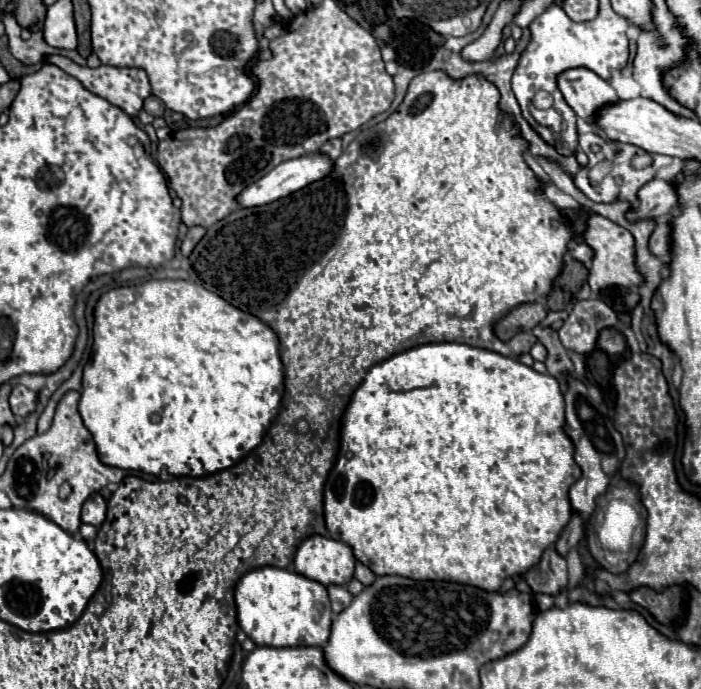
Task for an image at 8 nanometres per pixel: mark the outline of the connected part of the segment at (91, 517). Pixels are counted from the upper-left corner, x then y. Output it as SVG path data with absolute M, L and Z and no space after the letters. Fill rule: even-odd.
M94 493L82 505L82 523L100 527L106 519L106 499L100 493Z

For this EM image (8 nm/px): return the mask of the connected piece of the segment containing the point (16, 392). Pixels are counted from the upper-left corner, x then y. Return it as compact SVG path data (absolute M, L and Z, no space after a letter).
M16 385L10 393L10 407L12 407L12 413L18 415L18 417L26 417L30 415L38 405L38 393L30 391L28 387L24 385Z

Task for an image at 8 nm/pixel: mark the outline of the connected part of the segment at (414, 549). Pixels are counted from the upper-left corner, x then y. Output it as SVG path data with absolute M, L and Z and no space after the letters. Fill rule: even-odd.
M426 343L426 345L418 345L418 347L412 347L412 349L406 349L402 353L396 353L392 355L390 359L374 365L362 379L360 387L352 393L350 397L350 403L342 415L342 425L340 425L340 433L338 433L338 439L340 439L340 449L338 449L338 455L336 455L336 461L328 473L328 479L326 479L326 527L328 527L328 533L330 537L338 539L338 541L344 541L348 543L352 549L354 549L354 557L364 563L368 569L372 569L378 577L380 575L402 575L402 577L410 577L410 579L416 579L416 581L454 581L454 583L464 583L464 585L474 585L478 589L484 589L484 591L498 591L502 581L506 577L514 577L518 573L524 573L528 571L530 567L534 567L544 549L550 547L552 543L556 543L562 527L570 521L570 515L572 515L572 505L570 505L570 497L568 497L568 489L574 481L578 481L578 477L582 475L580 473L580 467L576 465L574 461L574 445L572 441L566 437L564 429L564 397L560 393L560 385L554 377L550 375L540 375L536 373L532 367L526 367L522 365L520 361L516 359L510 359L510 357L504 357L504 355L498 355L494 351L486 351L486 349L478 349L478 347L470 347L470 345L464 345L464 343Z

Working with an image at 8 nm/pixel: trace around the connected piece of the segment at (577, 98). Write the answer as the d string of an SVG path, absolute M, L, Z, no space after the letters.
M576 67L576 69L568 69L568 71L560 73L558 75L558 89L562 91L566 103L574 109L574 113L588 123L594 123L594 121L590 121L590 117L594 115L594 109L598 109L598 105L606 105L606 101L618 99L612 85L606 79L602 79L600 75L596 75L592 69L586 69L586 67Z

